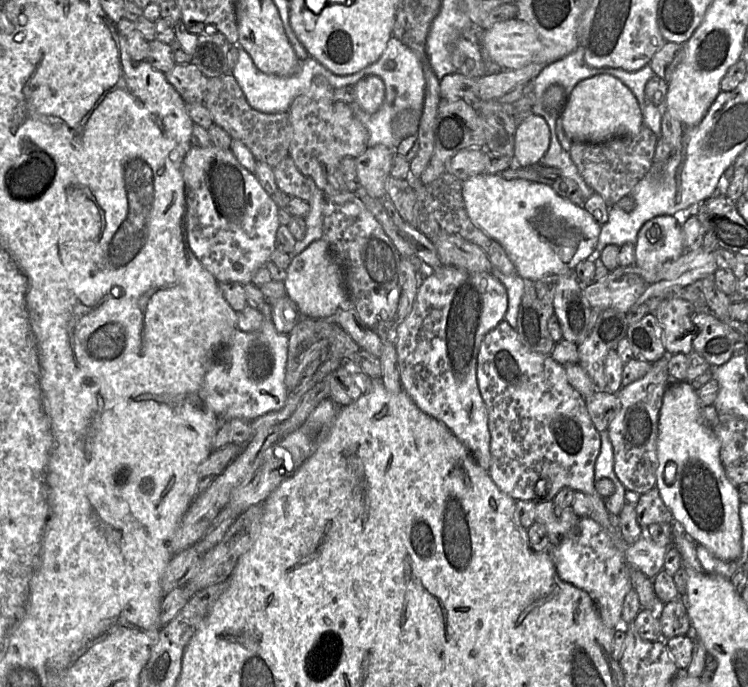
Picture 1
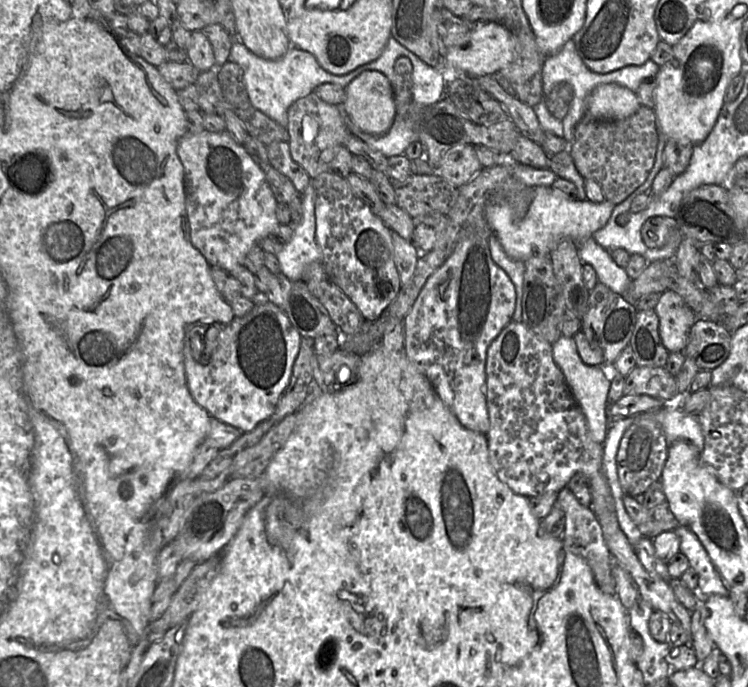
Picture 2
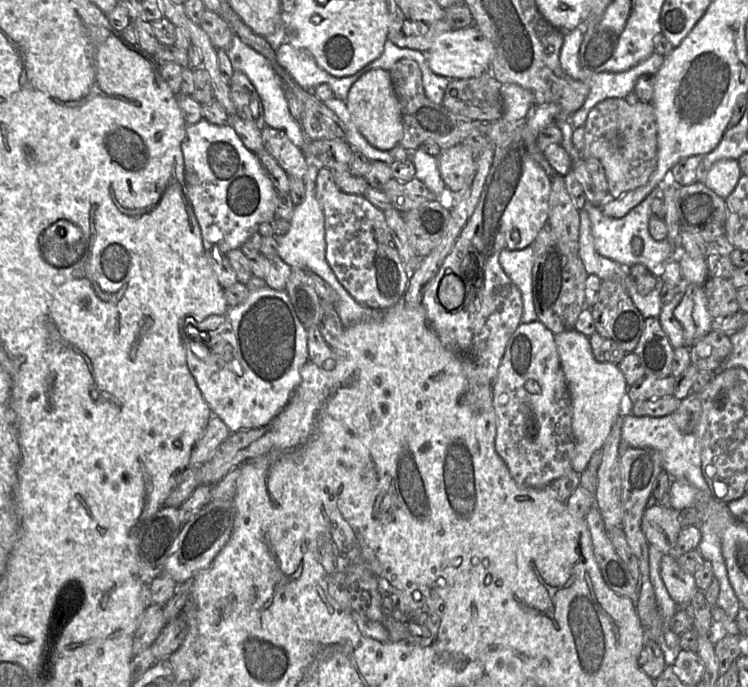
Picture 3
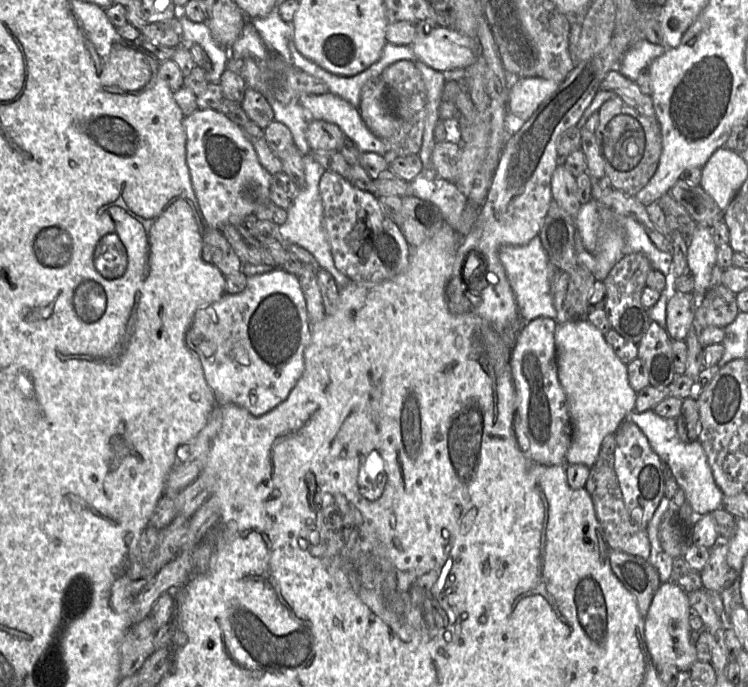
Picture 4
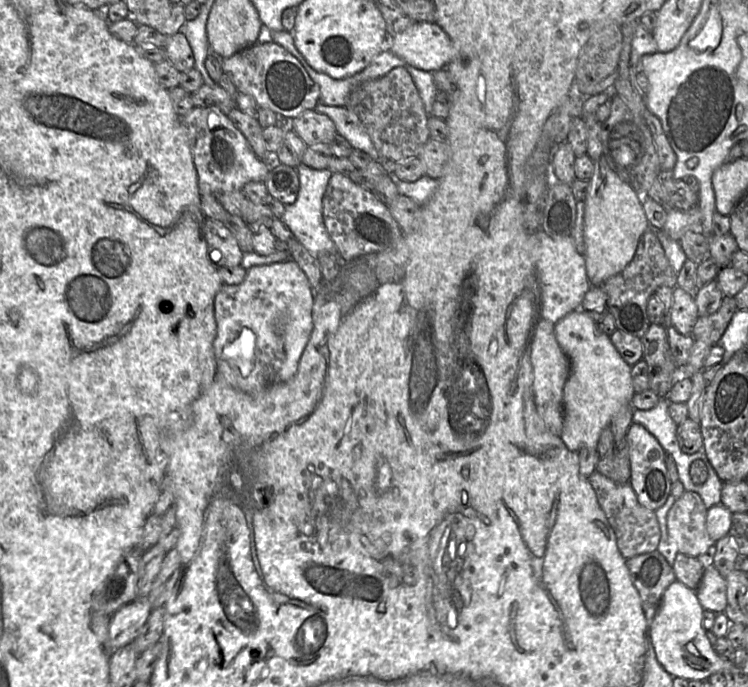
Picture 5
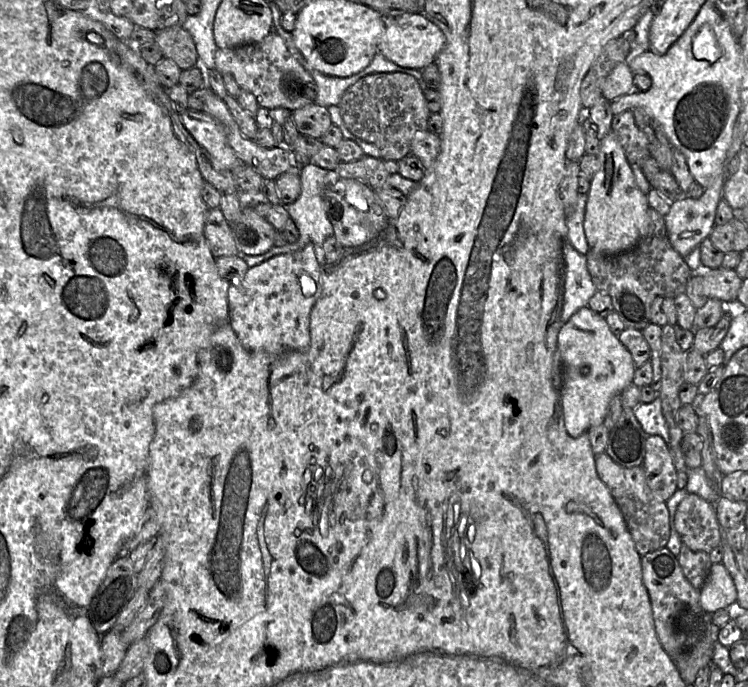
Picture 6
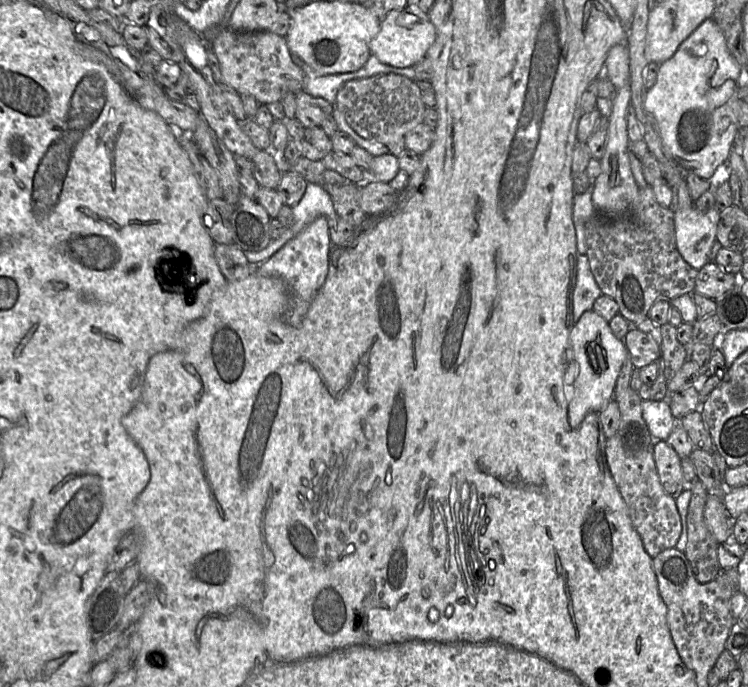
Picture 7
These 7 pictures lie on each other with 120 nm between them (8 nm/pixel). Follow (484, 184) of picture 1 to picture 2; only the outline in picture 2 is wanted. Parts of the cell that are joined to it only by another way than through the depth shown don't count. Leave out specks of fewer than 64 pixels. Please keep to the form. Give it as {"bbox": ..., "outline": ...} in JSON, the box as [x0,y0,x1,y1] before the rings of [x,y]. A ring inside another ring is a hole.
{"bbox":[485,186,615,262],"outline":[[[537,186],[533,200],[523,220],[516,220],[506,202],[487,201],[485,218],[506,254],[515,260],[527,262],[538,255],[550,254],[562,240],[572,240],[580,245],[603,228],[609,221],[615,204],[605,200],[594,203],[588,200],[571,200],[555,188]]]}

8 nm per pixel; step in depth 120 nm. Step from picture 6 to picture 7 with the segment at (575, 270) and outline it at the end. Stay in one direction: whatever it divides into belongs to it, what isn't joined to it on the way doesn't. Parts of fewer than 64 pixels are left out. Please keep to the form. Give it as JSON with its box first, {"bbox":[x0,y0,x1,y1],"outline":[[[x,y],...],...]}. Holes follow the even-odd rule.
{"bbox":[572,254,602,322],"outline":[[[578,254],[576,283],[572,295],[574,321],[577,322],[584,312],[592,310],[595,300],[601,295],[602,291],[590,269],[588,257]]]}

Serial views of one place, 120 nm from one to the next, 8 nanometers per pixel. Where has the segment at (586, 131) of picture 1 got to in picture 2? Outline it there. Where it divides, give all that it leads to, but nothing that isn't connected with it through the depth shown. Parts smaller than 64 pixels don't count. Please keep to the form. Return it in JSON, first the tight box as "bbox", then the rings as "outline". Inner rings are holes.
{"bbox":[586,84,641,121],"outline":[[[600,84],[587,98],[586,116],[601,121],[617,121],[634,114],[641,106],[635,92],[615,84]]]}

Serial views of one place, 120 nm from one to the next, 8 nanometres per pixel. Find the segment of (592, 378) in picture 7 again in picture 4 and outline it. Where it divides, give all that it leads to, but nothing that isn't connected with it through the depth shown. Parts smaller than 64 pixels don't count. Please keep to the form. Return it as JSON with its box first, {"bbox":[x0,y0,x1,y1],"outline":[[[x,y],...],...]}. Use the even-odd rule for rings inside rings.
{"bbox":[555,318,637,465],"outline":[[[586,318],[557,323],[555,330],[557,373],[569,411],[571,441],[567,464],[595,465],[604,438],[614,434],[635,411],[637,392],[628,380],[627,365],[615,354],[604,334]]]}

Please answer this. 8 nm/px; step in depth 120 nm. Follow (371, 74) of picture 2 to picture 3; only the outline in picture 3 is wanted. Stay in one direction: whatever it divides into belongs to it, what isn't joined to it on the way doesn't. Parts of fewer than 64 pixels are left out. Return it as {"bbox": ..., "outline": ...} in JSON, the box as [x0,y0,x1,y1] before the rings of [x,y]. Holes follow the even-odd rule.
{"bbox":[345,69,403,151],"outline":[[[372,69],[361,75],[351,86],[345,103],[357,129],[372,146],[382,151],[399,146],[403,136],[401,108],[389,71]]]}

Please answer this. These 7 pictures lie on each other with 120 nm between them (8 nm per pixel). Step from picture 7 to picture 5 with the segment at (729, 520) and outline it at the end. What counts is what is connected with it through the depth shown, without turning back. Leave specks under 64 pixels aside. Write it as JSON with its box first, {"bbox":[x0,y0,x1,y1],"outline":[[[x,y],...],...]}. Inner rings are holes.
{"bbox":[667,491,715,557],"outline":[[[685,491],[675,501],[668,513],[667,527],[678,552],[697,557],[715,544],[706,529],[707,510],[695,491]]]}

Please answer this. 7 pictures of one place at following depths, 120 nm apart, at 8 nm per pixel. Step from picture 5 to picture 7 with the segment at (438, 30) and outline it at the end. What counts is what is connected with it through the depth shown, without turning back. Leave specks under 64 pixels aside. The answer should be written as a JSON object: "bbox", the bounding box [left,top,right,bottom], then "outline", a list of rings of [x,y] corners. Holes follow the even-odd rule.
{"bbox":[370,5,436,68],"outline":[[[407,5],[388,12],[381,19],[380,30],[370,43],[370,50],[384,64],[397,68],[413,67],[425,58],[435,38],[436,30],[428,15],[416,6]]]}

